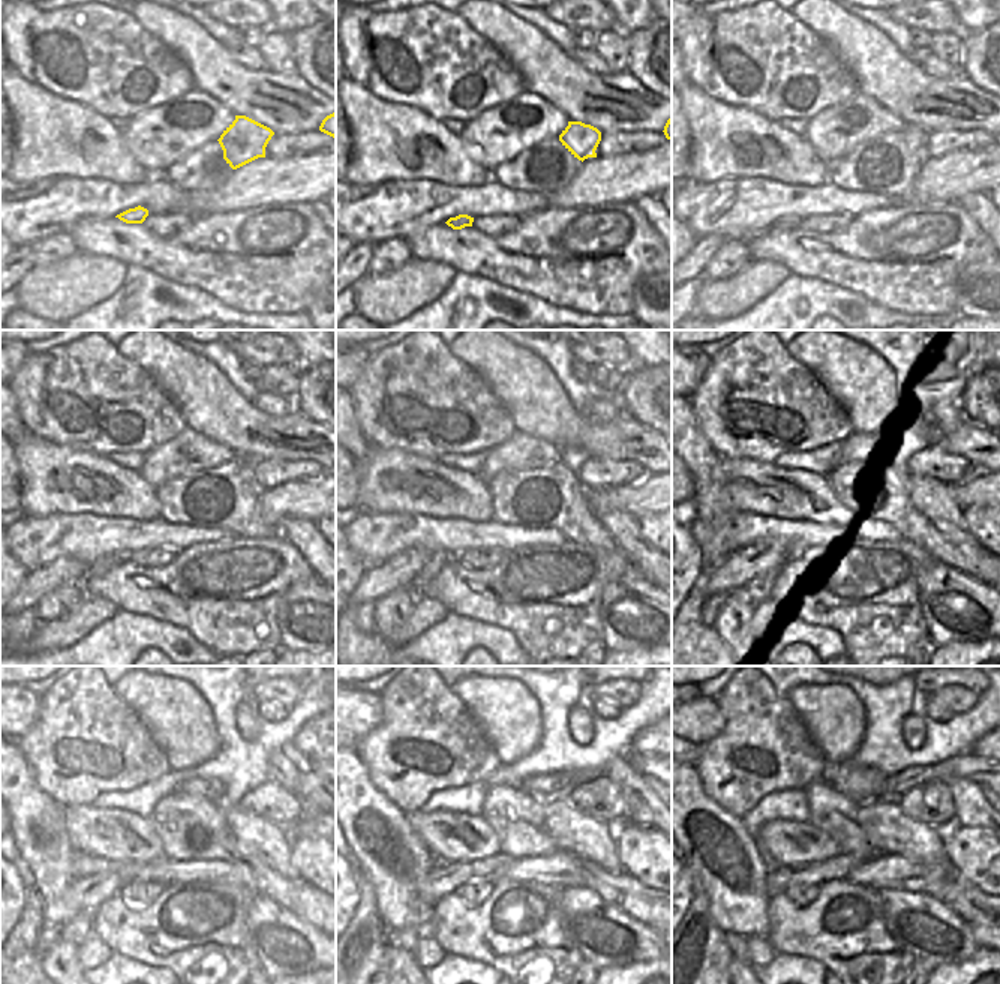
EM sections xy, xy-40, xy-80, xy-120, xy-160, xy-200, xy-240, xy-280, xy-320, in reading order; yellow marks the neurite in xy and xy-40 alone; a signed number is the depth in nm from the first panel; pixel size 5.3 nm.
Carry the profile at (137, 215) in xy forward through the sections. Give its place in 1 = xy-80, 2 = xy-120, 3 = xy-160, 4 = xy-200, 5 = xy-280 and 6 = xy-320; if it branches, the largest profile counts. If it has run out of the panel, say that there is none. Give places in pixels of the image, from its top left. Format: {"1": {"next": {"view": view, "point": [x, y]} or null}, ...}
{"1": {"next": {"view": "xy-80", "point": [786, 222]}}, "2": {"next": {"view": "xy-120", "point": [98, 569]}}, "3": {"next": {"view": "xy-160", "point": [438, 561]}}, "4": {"next": {"view": "xy-200", "point": [759, 588]}}, "5": {"next": {"view": "xy-280", "point": [407, 939]}}, "6": {"next": {"view": "xy-320", "point": [736, 942]}}}

